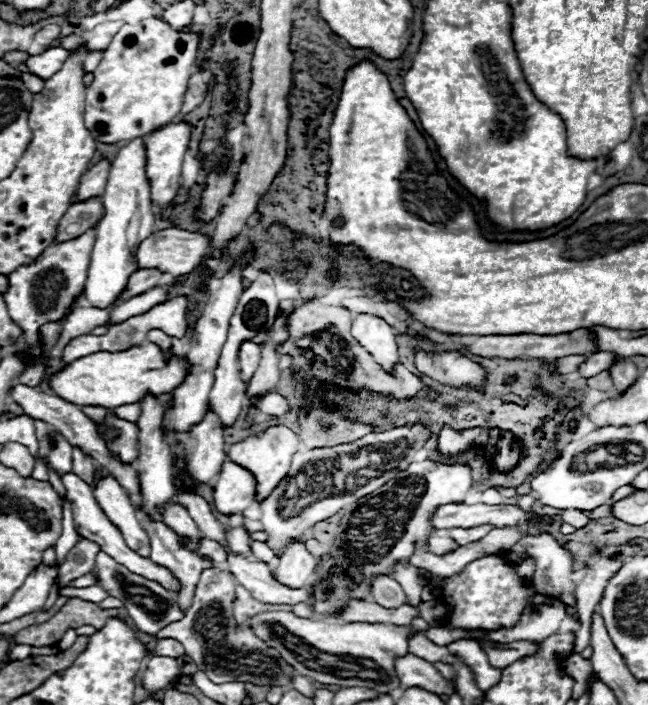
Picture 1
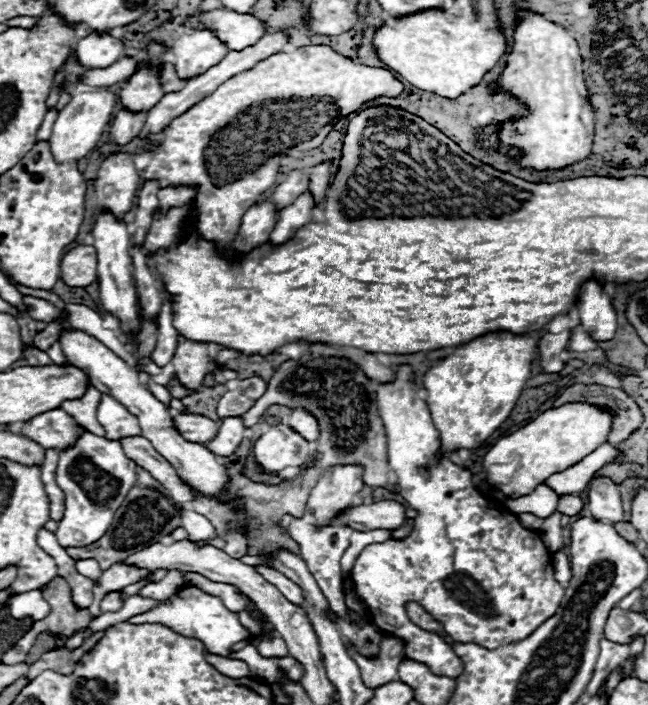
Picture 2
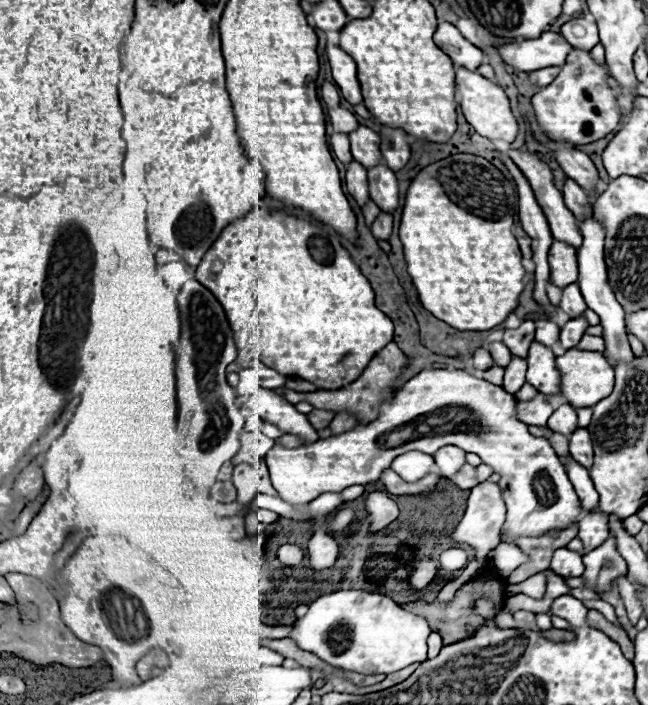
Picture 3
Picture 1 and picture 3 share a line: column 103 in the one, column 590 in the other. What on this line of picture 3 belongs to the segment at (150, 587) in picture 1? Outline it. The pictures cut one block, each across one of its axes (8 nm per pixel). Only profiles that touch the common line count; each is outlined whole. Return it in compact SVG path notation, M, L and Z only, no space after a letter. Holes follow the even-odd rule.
M610 536L602 546L586 554L582 560L586 566L586 588L592 588L596 592L608 590L618 576L626 574L626 562L618 552L614 536Z

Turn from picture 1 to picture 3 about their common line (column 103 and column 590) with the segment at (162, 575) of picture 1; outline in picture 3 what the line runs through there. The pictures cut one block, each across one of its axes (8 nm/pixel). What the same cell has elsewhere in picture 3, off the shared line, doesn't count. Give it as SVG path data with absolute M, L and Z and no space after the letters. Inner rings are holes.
M594 510L588 512L580 522L578 522L578 538L584 542L586 552L598 548L598 544L602 544L602 540L606 540L606 536L610 536L608 532L608 514Z

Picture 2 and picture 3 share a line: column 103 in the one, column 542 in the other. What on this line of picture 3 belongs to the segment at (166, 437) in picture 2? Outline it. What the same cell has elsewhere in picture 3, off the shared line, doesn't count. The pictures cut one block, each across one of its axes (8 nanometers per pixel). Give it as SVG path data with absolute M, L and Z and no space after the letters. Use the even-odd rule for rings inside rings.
M532 342L528 350L528 372L526 382L530 382L540 394L560 396L560 376L556 372L556 356L552 350L540 342Z

